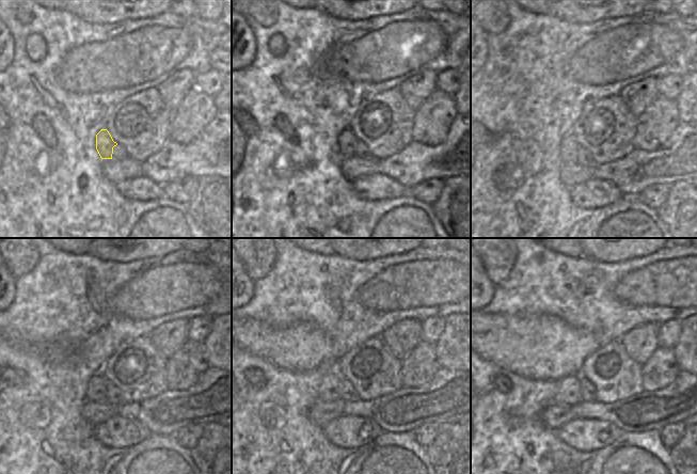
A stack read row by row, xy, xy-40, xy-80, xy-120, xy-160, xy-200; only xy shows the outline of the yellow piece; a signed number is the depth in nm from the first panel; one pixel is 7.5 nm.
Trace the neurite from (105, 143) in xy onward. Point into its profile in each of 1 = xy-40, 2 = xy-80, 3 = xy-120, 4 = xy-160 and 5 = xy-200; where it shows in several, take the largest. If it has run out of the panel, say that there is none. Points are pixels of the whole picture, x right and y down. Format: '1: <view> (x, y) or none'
1: xy-40 (346, 141)
2: xy-80 (571, 151)
3: xy-120 (95, 391)
4: xy-160 (330, 390)
5: xy-200 (569, 388)

